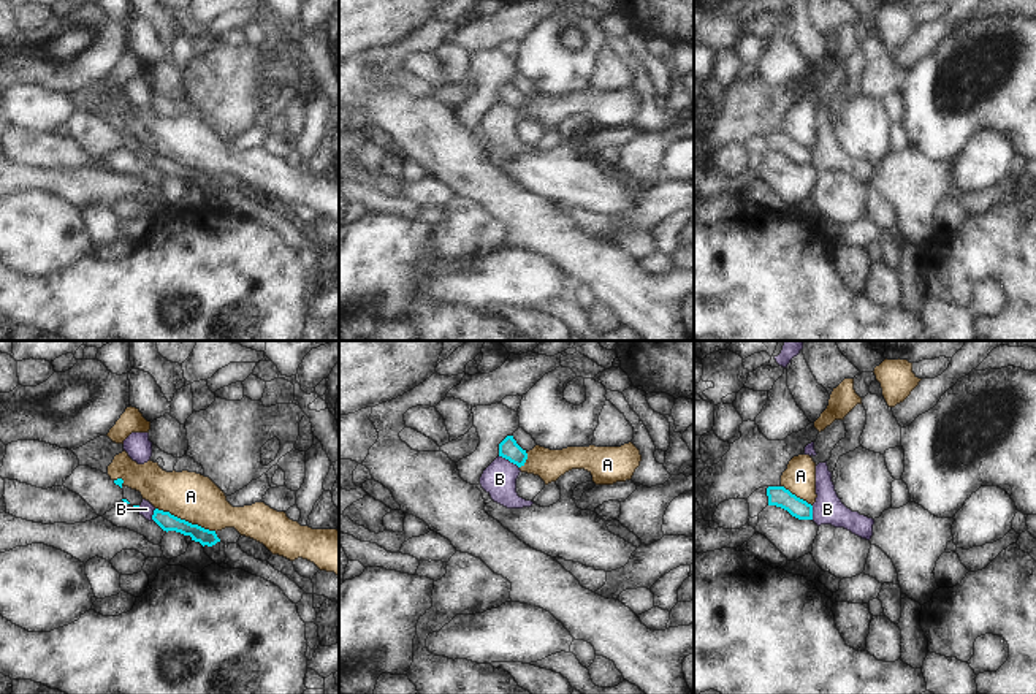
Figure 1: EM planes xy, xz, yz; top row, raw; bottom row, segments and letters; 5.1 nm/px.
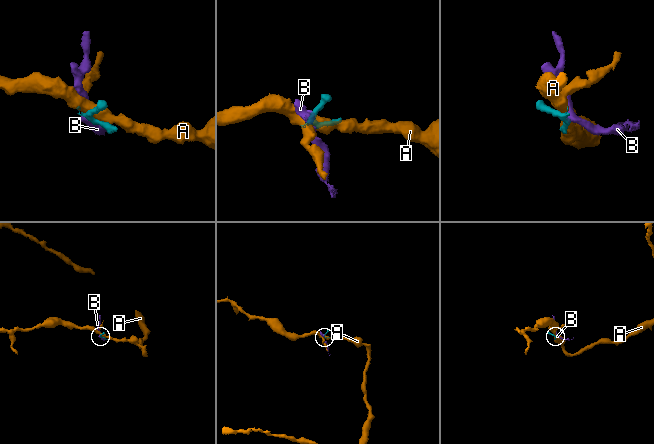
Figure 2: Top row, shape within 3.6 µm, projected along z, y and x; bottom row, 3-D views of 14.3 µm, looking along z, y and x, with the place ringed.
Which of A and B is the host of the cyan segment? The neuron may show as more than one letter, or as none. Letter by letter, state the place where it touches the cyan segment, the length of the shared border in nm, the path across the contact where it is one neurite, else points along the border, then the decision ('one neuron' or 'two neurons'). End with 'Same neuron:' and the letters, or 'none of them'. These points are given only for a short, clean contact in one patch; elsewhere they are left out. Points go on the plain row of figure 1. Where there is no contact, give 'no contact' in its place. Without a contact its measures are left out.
A: xy (184, 165) | 340 nm | two neurons
B: xz (509, 105) | 120 nm | along xz (499, 100), (518, 113) | two neurons
Same neuron: none of them

